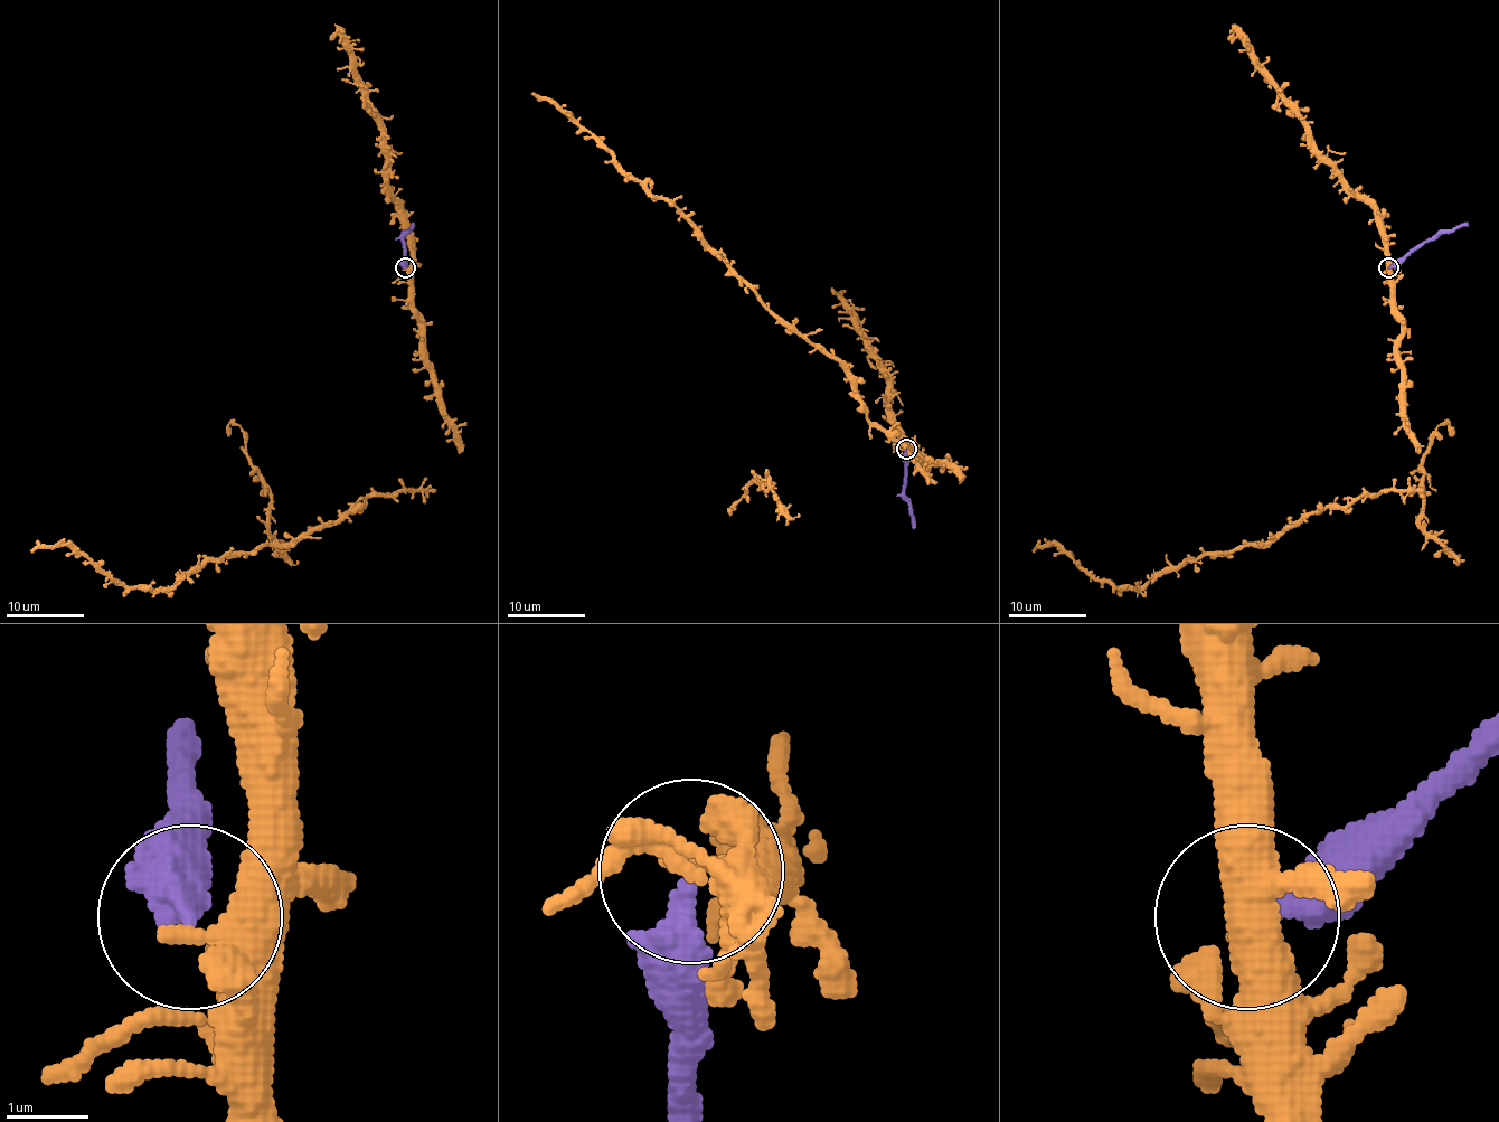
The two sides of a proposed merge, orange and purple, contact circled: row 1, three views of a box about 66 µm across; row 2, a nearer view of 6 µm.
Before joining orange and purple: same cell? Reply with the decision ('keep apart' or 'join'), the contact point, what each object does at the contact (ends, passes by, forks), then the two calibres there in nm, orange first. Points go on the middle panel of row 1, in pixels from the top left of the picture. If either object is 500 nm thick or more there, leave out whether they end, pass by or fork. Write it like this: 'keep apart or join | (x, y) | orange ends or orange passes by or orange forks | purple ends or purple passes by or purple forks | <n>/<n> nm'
keep apart | (906, 449) | orange passes by | purple ends | 320/320 nm

